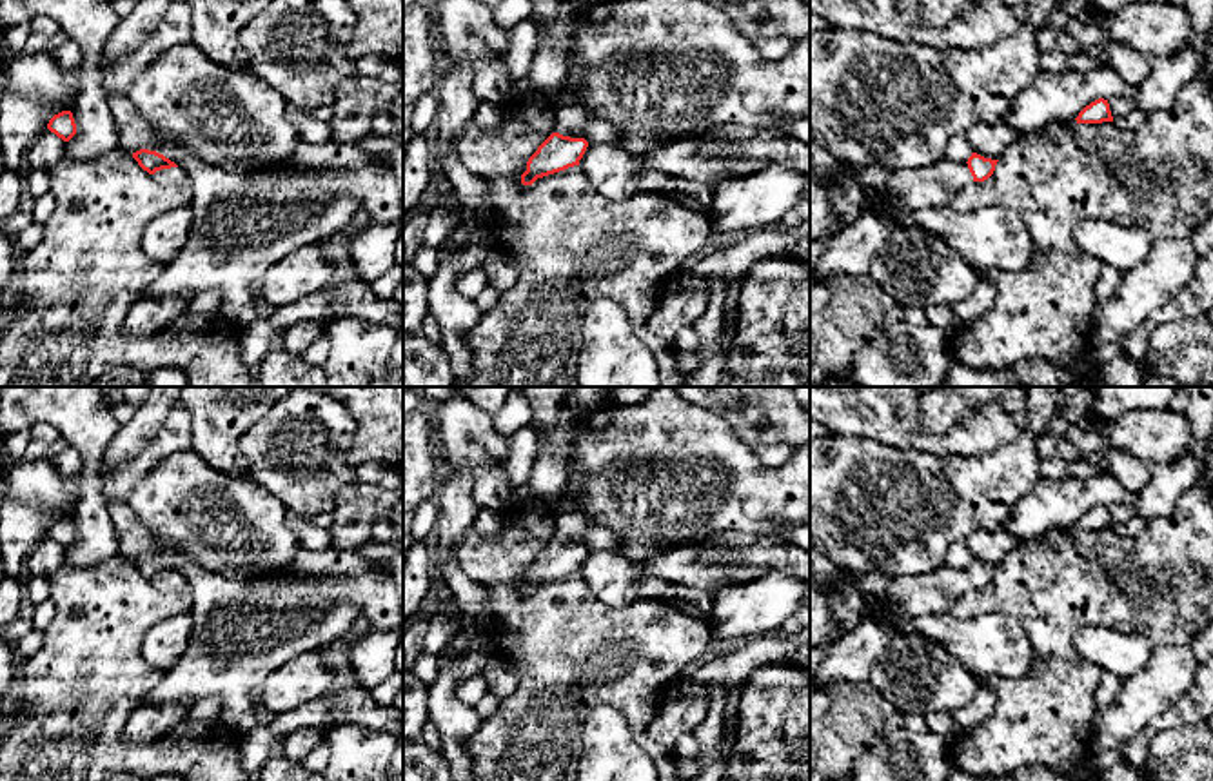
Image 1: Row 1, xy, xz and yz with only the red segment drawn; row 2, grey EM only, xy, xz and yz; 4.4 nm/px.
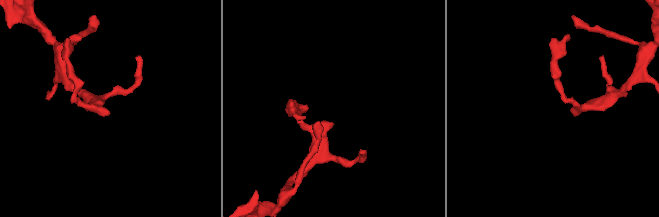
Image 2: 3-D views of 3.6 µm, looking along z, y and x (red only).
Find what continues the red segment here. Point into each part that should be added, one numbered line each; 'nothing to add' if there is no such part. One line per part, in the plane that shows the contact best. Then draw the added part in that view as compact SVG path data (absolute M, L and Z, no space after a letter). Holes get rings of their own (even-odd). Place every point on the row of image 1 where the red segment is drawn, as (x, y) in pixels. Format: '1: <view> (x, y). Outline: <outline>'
1: xz (572, 117). Outline: M568 98L556 105L556 133L570 138L585 138L585 127L596 120L592 111L579 100Z

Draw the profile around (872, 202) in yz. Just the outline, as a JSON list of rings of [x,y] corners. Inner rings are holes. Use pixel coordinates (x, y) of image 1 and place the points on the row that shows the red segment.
[[[864,191],[861,213],[872,213],[875,216],[886,216],[892,211],[892,203],[879,196],[877,191]]]

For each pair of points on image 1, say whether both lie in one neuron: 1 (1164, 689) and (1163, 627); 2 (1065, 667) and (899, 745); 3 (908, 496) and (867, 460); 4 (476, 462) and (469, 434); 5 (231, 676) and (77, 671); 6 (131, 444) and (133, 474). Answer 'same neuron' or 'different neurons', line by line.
1: different neurons
2: different neurons
3: same neuron
4: same neuron
5: different neurons
6: different neurons

